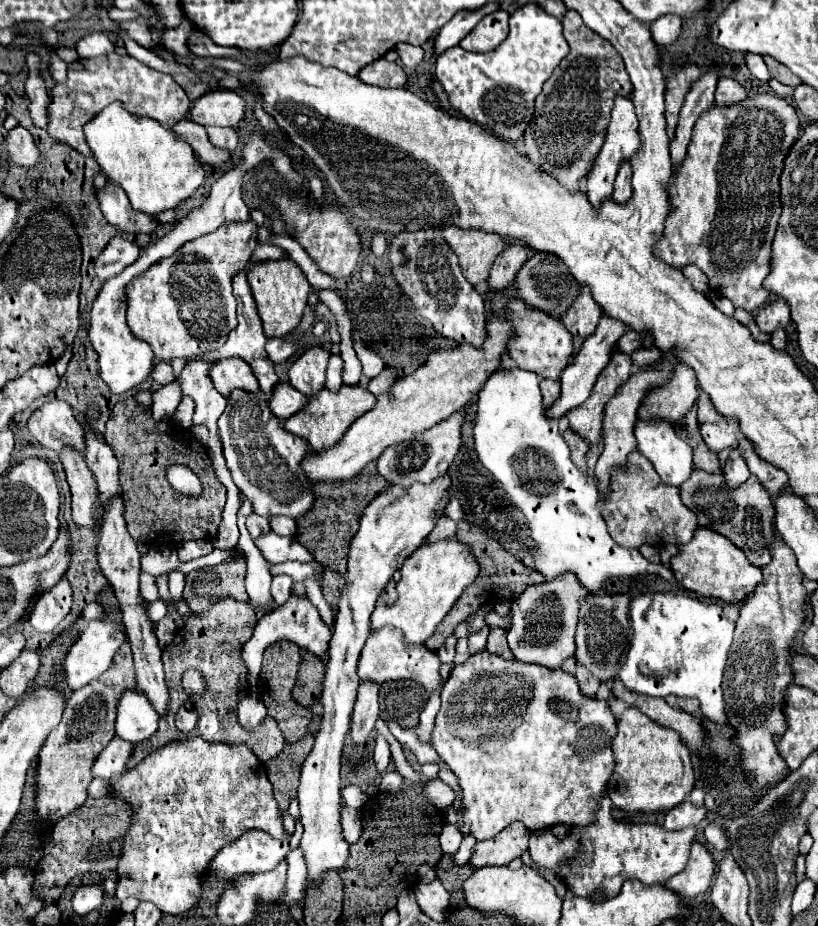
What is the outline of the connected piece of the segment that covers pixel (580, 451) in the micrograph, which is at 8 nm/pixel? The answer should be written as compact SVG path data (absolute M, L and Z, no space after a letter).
M566 430L566 432L564 432L564 440L566 440L566 444L570 446L572 462L574 462L582 472L586 472L586 452L588 452L588 444L586 444L578 434L574 434L572 430Z

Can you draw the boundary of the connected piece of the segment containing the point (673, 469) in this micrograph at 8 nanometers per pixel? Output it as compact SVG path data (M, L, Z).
M638 420L634 426L638 450L646 456L664 484L680 486L694 470L692 448L674 432L674 426L666 420Z

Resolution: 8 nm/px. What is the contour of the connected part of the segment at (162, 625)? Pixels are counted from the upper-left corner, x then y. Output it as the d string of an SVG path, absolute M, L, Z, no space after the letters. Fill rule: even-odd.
M166 614L160 622L156 622L156 636L158 636L158 642L160 642L160 648L168 646L176 634L176 626L174 626L174 620Z

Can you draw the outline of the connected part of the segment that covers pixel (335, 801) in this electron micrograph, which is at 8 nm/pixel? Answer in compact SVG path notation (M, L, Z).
M442 476L428 486L390 486L390 490L382 490L364 510L360 518L360 528L350 540L346 586L340 596L340 610L328 646L328 664L320 696L324 712L320 716L320 728L314 736L314 748L302 764L298 786L300 816L304 824L300 847L306 861L310 884L320 884L320 878L326 870L342 868L348 858L348 842L344 840L340 828L340 760L344 738L350 730L350 714L354 708L356 690L360 686L356 664L362 646L370 636L370 616L376 608L376 598L386 588L392 574L400 570L404 558L410 556L418 546L422 546L428 532L432 532L432 528L436 526L436 520L442 516L442 508L446 504L448 486L450 478Z

